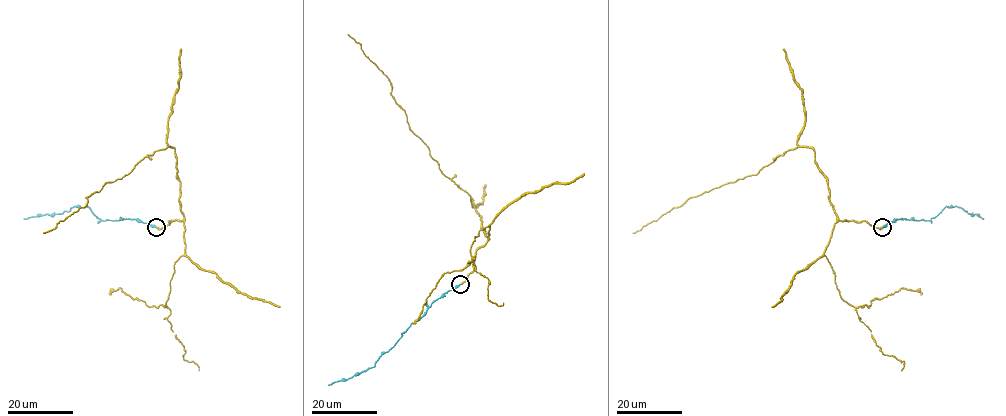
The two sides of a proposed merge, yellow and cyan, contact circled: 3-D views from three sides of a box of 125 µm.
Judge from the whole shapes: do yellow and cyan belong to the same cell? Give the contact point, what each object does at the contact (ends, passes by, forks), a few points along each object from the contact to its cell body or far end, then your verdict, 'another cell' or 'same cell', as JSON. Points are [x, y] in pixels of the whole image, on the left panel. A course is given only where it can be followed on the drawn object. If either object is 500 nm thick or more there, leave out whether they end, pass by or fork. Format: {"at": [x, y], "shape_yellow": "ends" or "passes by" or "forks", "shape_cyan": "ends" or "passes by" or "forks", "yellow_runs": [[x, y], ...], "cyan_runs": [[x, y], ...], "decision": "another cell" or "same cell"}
{"at": [156, 227], "shape_yellow": "ends", "shape_cyan": "ends", "yellow_runs": [[156, 227], [181, 221], [184, 215], [172, 147], [143, 157], [43, 233]], "cyan_runs": [[156, 227], [136, 219], [101, 220], [87, 206], [73, 206], [69, 211], [24, 218]], "decision": "same cell"}

